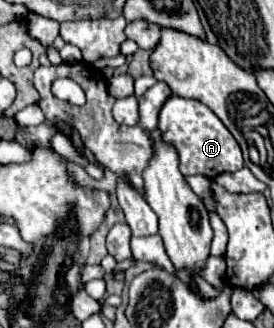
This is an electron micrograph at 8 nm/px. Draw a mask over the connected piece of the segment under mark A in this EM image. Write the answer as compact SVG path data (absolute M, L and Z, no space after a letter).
M170 96L160 110L158 128L164 132L164 140L170 142L180 156L180 172L188 174L202 174L214 180L218 174L236 172L244 166L242 152L234 136L228 128L220 122L220 118L202 102L188 100L180 96Z

